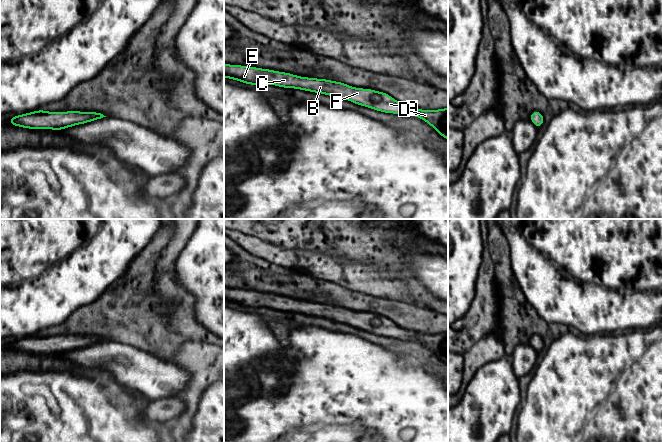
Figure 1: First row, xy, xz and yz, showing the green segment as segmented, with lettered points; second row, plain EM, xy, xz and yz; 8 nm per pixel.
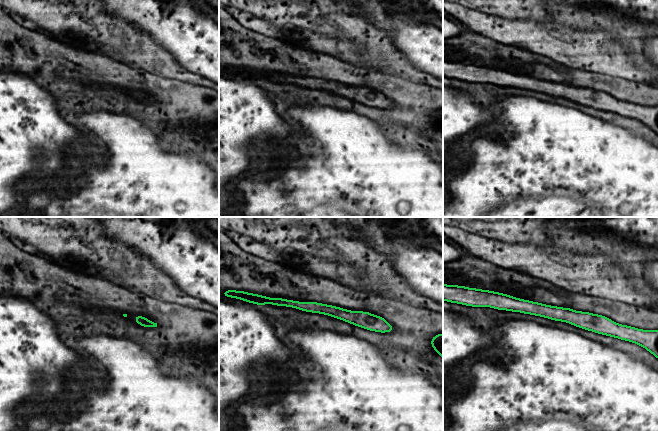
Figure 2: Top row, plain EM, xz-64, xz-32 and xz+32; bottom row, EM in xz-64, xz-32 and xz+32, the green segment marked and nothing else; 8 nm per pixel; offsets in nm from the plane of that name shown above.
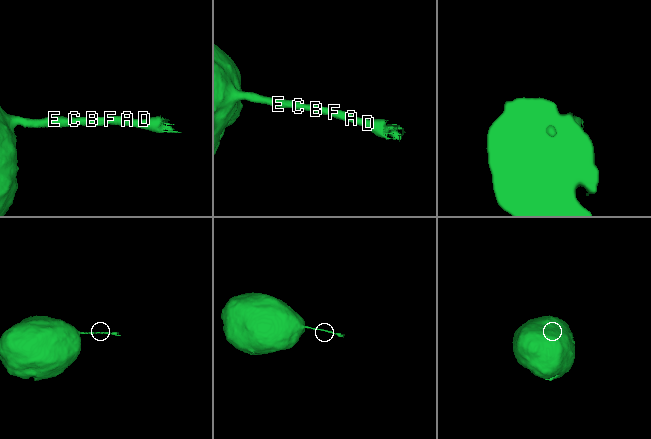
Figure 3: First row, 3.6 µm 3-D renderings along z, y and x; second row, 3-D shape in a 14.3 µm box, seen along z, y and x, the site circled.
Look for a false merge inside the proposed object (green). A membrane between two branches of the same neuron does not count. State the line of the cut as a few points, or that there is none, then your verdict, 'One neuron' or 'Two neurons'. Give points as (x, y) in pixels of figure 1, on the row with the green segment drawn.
No split. One neuron

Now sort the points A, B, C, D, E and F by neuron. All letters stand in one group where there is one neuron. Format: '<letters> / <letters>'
A B C D E F

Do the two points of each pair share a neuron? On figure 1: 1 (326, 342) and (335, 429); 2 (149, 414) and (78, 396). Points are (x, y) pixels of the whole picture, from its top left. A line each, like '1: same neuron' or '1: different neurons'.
1: same neuron
2: different neurons

